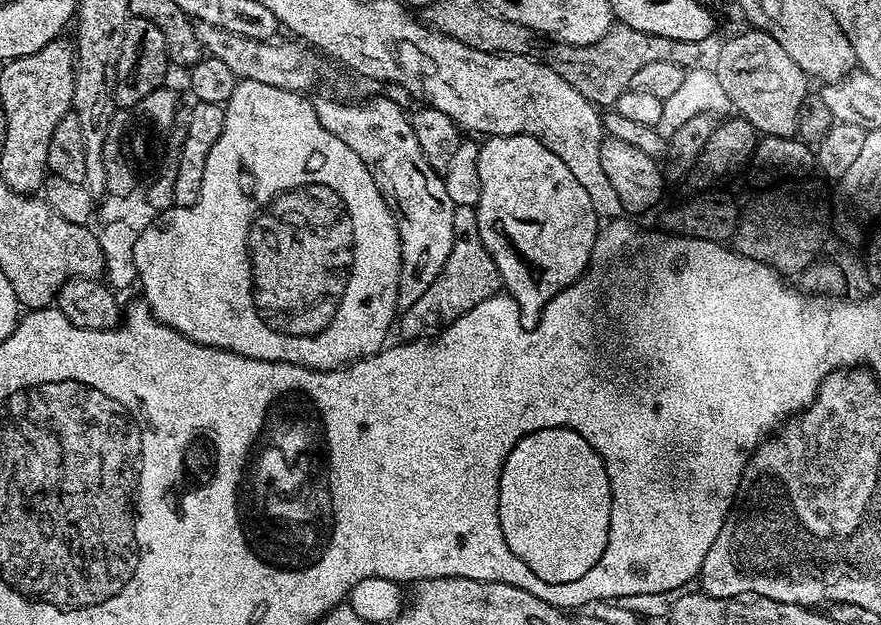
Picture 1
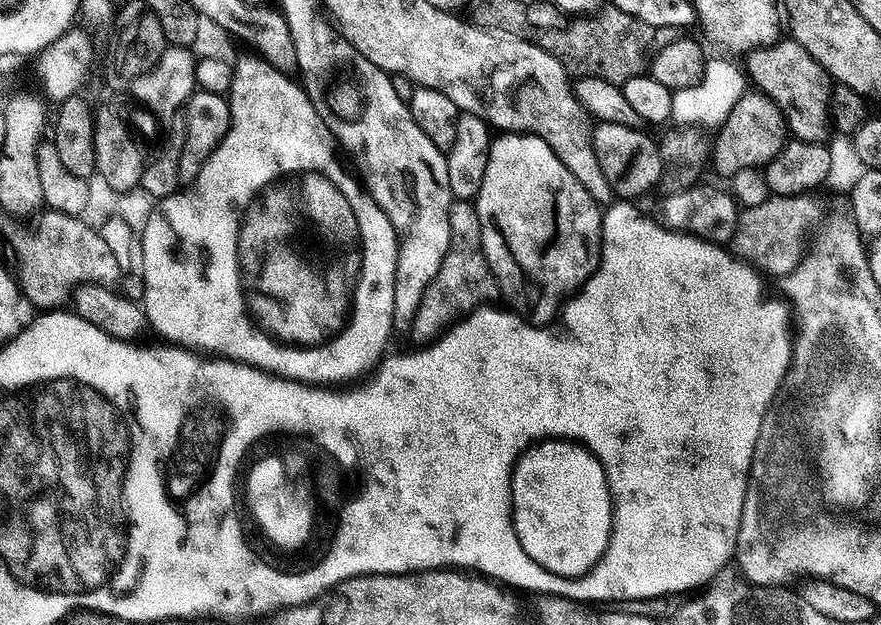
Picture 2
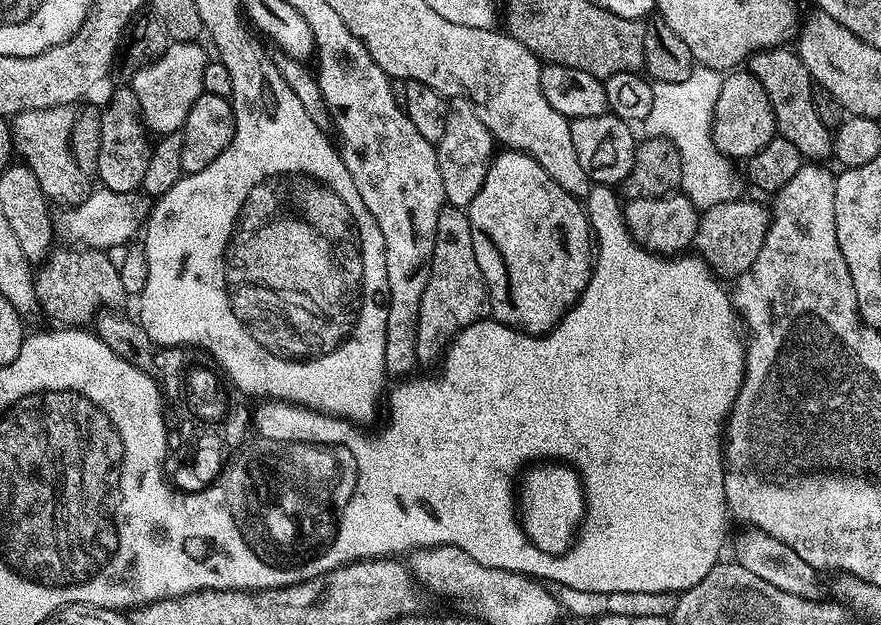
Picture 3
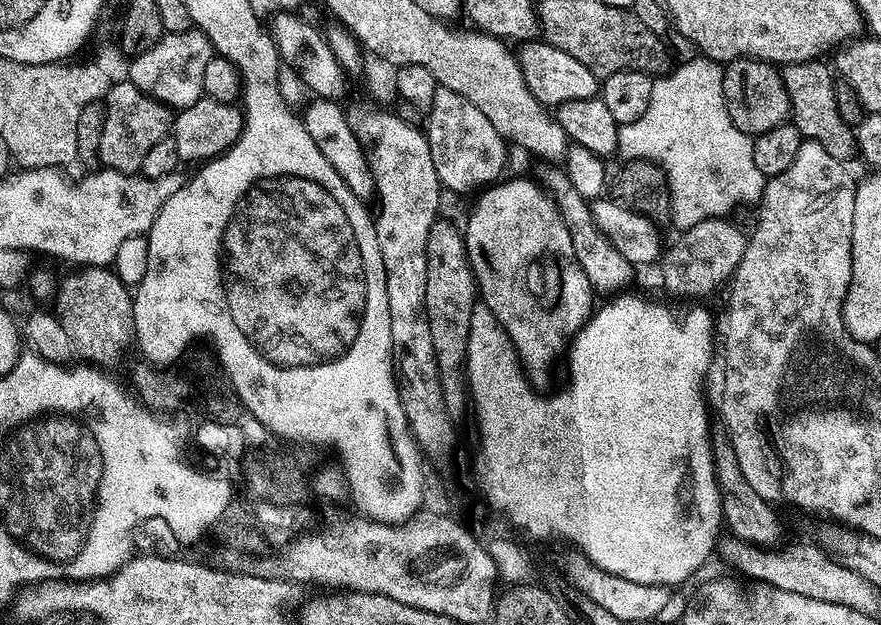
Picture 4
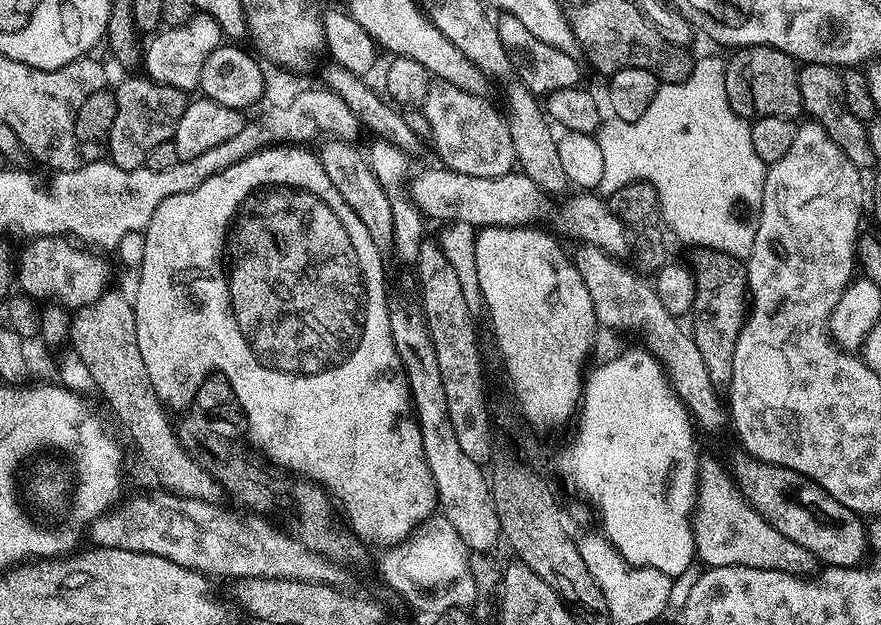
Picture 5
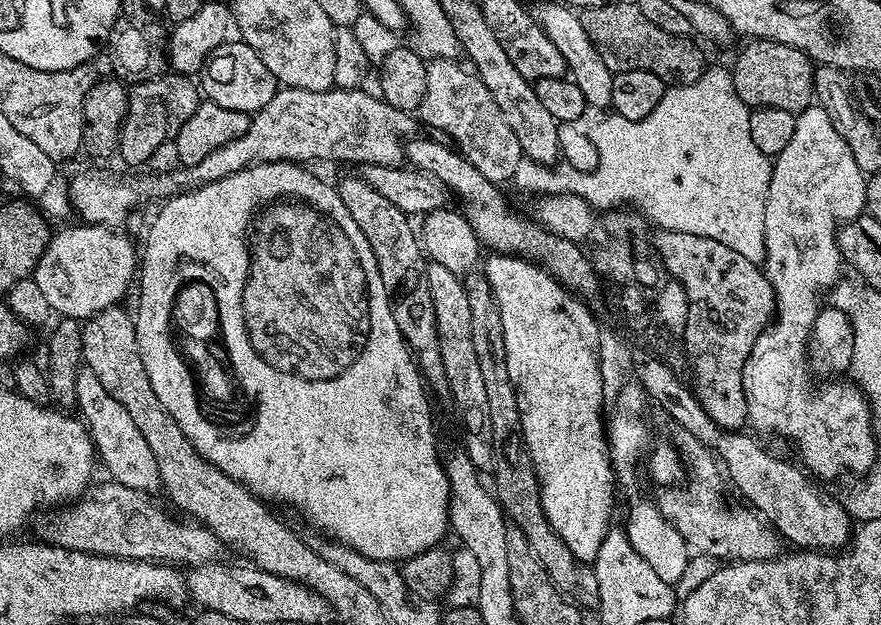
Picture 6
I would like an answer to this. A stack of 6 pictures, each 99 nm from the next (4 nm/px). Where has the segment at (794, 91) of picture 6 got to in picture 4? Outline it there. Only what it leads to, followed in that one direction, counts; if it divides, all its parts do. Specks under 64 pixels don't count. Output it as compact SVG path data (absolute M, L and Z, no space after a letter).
M755 58L734 60L724 68L722 90L730 122L747 136L755 138L766 134L766 130L774 130L774 126L789 119L788 98L780 73L777 65Z

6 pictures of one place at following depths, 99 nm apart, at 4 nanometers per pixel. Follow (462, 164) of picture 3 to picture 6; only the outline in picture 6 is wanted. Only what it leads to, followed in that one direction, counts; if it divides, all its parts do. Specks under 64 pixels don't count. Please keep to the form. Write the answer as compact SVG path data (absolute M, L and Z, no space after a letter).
M432 58L427 61L427 66L426 94L418 116L430 127L445 132L449 136L447 139L474 166L474 170L478 170L478 174L498 185L503 185L504 180L511 181L522 158L518 134L514 134L506 118L502 118L502 110L498 110L498 102L494 102L490 90L486 90L475 71L464 69L456 60Z

